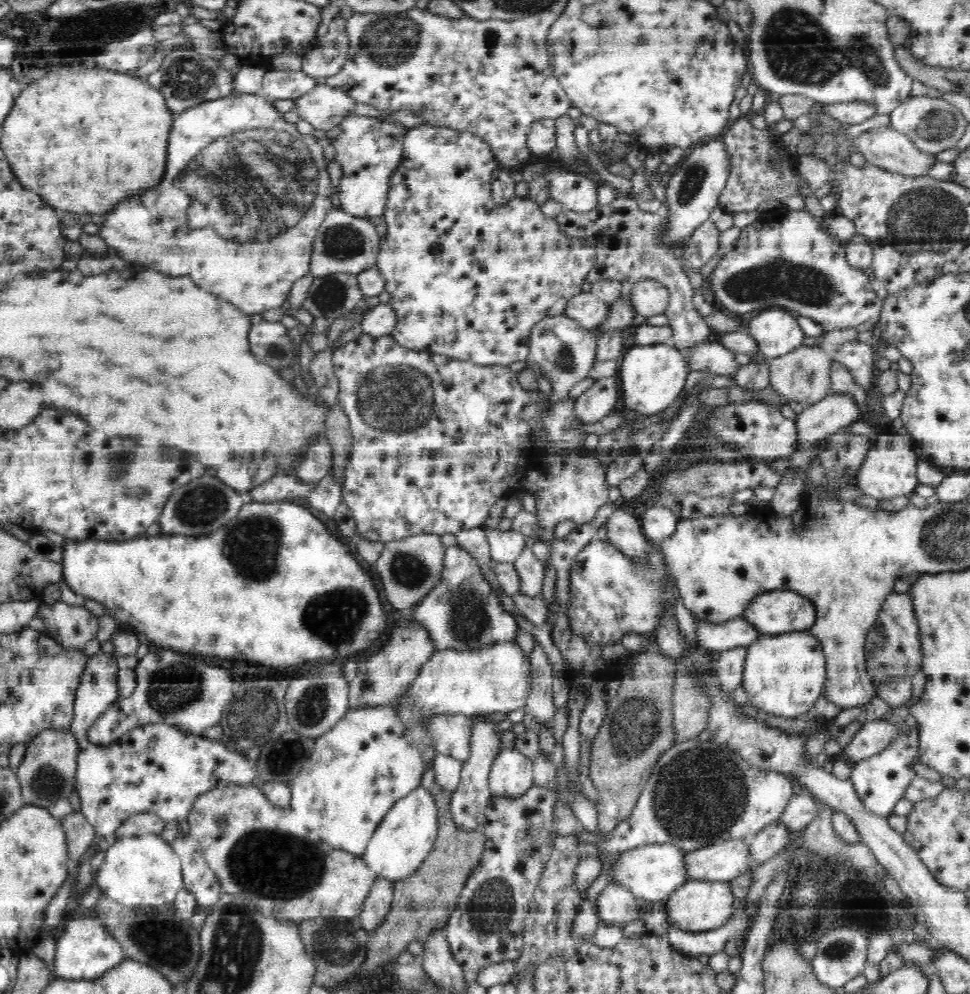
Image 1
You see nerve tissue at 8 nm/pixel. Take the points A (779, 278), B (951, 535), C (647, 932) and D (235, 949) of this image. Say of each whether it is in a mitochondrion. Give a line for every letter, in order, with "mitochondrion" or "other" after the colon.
A: mitochondrion
B: mitochondrion
C: other
D: mitochondrion

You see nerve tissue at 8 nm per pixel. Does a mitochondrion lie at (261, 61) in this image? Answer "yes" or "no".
no

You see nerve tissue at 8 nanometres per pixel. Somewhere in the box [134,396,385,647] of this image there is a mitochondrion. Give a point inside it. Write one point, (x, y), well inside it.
(255, 540)

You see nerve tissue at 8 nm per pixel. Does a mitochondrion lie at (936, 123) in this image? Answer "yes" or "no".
yes

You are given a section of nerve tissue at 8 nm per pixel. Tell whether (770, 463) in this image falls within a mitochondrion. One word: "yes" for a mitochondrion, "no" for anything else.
no

